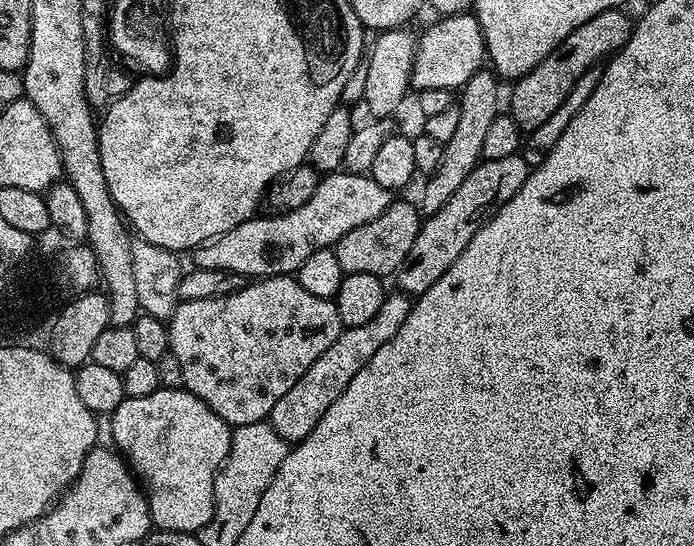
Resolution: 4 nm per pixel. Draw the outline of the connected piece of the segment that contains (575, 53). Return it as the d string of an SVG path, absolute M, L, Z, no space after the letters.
M611 8L590 18L590 22L582 22L582 26L571 32L549 56L542 58L534 70L511 85L510 114L514 122L518 122L521 133L531 134L535 128L542 126L542 122L546 122L546 118L550 118L550 114L554 114L554 110L566 102L566 94L570 94L574 82L578 82L586 70L597 67L605 58L620 51L620 47L632 36L634 27L633 17L628 17L626 13L627 11Z

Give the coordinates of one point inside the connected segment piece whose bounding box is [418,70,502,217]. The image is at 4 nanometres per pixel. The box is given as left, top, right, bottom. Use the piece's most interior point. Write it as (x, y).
(479, 102)

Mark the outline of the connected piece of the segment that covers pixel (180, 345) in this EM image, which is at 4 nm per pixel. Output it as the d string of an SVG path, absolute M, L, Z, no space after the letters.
M295 275L256 278L245 283L244 287L238 289L234 294L226 294L222 298L180 300L167 321L167 325L170 354L174 358L178 358L178 362L182 366L184 387L198 398L202 398L202 402L206 402L206 406L210 406L210 410L214 410L214 414L218 414L218 418L222 418L227 424L233 426L253 424L259 420L267 421L274 410L274 402L278 402L278 398L282 398L282 394L286 394L286 390L290 390L290 386L294 386L294 382L298 382L298 378L302 378L302 374L306 374L306 370L310 370L310 366L314 366L314 362L318 362L318 358L322 358L322 354L326 354L326 350L330 350L330 346L334 346L334 342L342 331L335 299L327 300L318 298L318 294L309 294L296 281Z

